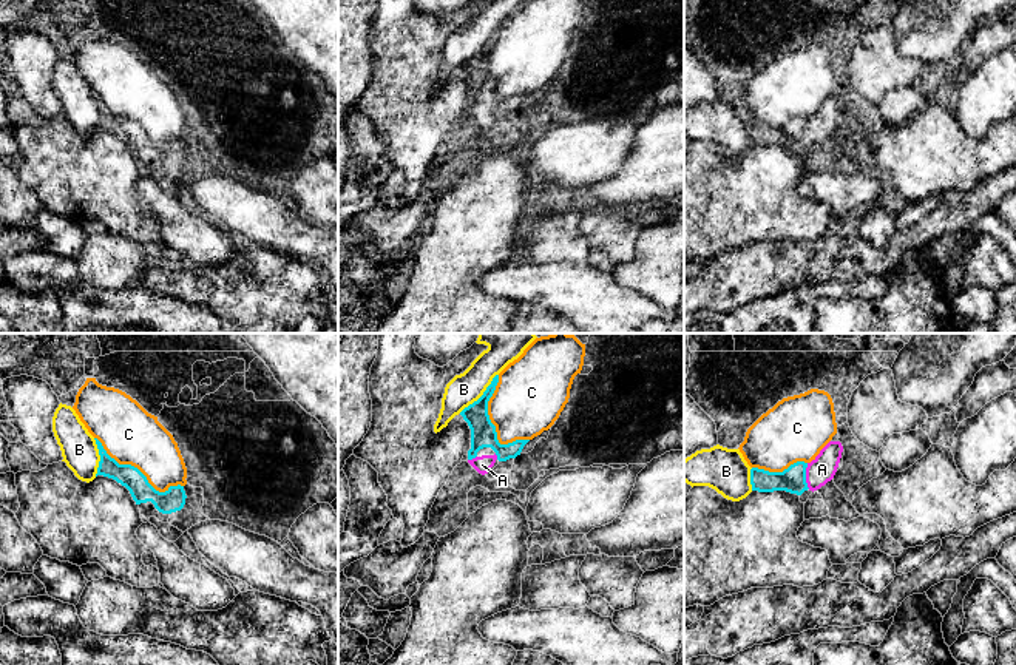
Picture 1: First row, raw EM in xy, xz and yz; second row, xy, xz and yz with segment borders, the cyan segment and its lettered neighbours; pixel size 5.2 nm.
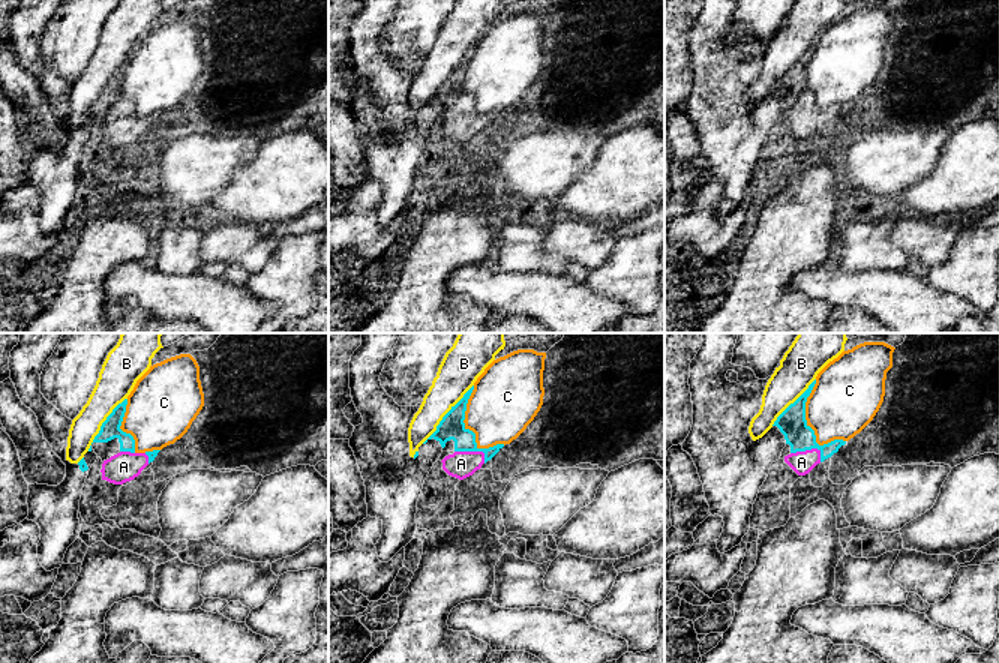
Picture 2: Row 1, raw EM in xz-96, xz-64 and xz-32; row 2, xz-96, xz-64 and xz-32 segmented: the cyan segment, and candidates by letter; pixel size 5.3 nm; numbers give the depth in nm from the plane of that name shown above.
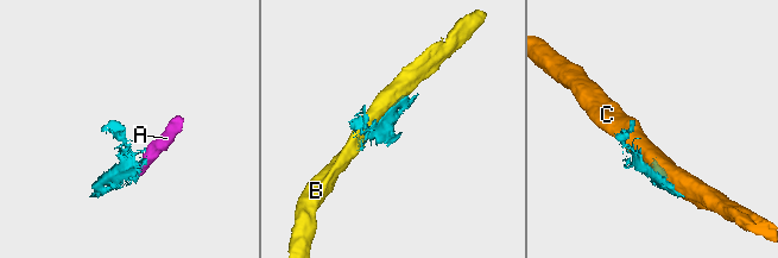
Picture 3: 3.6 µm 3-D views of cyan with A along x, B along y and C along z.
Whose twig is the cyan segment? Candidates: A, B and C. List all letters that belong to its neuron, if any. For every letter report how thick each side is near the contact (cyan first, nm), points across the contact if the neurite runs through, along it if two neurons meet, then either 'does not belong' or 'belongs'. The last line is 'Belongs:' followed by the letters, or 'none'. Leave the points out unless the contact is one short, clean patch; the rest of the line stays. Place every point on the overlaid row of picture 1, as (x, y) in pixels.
A: calibres 130 and 140 nm; belongs
B: calibres 130 and 170 nm; does not belong
C: calibres 120 and 300 nm; does not belong
Belongs: A

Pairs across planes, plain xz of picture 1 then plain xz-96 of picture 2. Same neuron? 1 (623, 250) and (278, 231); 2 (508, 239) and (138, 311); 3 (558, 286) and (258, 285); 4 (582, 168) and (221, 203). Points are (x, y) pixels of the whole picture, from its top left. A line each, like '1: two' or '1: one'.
1: two
2: one
3: two
4: two

